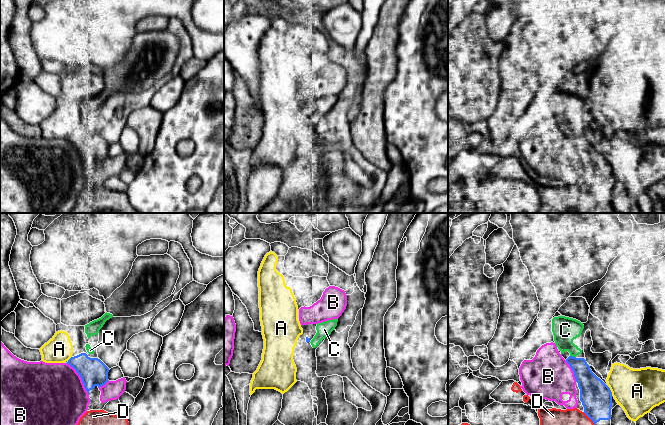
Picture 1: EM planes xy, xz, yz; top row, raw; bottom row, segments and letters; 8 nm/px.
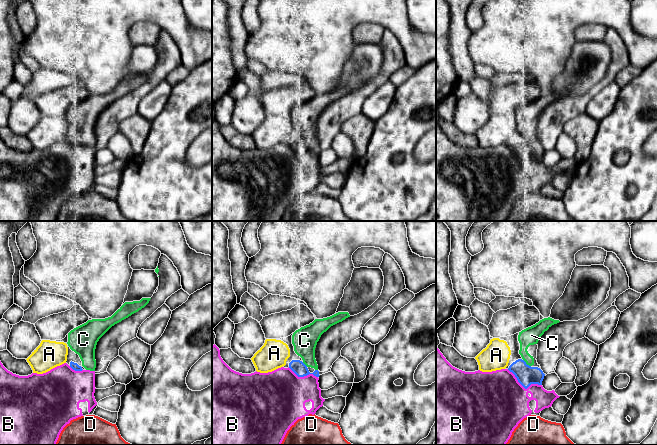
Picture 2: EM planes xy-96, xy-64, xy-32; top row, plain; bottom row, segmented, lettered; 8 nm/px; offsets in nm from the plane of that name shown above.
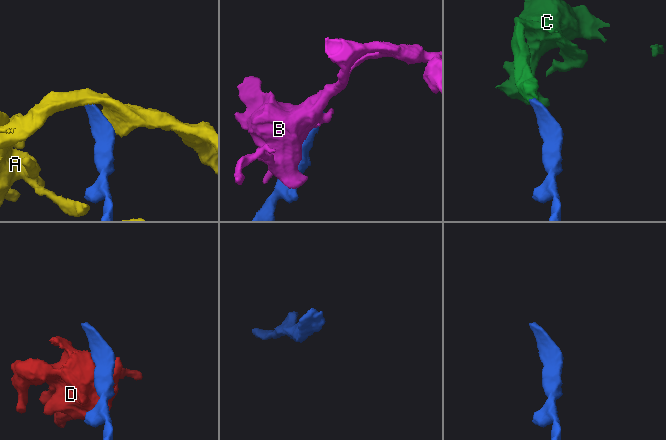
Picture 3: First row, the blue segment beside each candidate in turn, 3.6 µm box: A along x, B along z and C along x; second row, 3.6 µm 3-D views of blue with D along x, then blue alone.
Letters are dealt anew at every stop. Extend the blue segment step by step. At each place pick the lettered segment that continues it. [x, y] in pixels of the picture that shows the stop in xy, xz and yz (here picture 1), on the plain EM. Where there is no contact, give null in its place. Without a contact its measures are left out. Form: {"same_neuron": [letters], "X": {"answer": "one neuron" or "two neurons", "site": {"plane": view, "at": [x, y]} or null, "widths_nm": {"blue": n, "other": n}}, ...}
{"same_neuron": ["C"], "A": {"answer": "two neurons", "site": {"plane": "yz", "at": [611, 168]}, "widths_nm": {"blue": 260, "other": 360}}, "B": {"answer": "two neurons", "site": {"plane": "xy", "at": [81, 154]}, "widths_nm": {"blue": 220, "other": 480}}, "C": {"answer": "one neuron", "site": {"plane": "yz", "at": [572, 132]}, "widths_nm": {"blue": 170, "other": 200}}, "D": {"answer": "two neurons", "site": {"plane": "yz", "at": [590, 194]}, "widths_nm": {"blue": 260, "other": 440}}}

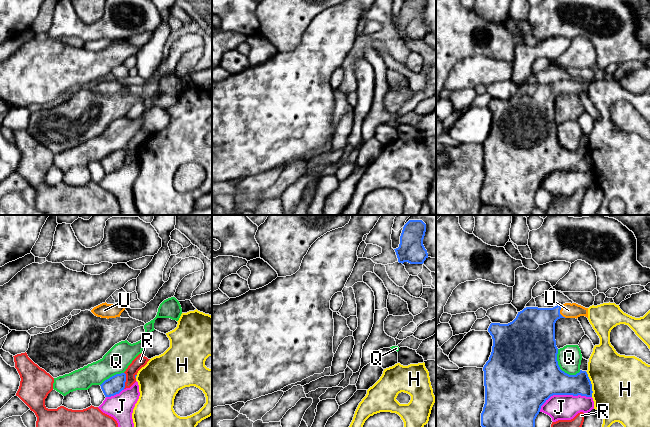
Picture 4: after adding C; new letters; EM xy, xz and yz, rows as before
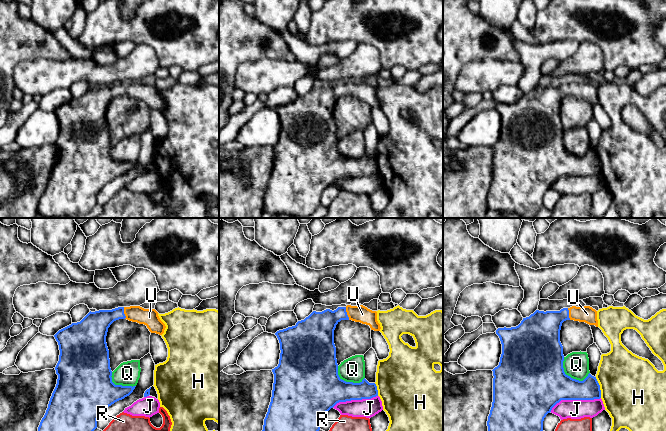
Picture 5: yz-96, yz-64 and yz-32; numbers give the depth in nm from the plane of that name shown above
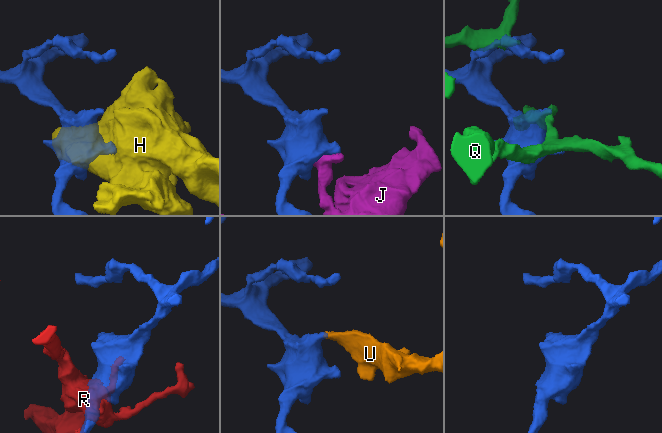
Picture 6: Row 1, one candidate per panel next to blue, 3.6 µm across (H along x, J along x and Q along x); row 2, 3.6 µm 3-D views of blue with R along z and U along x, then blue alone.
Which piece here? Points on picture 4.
{"same_neuron": ["U"], "H": {"answer": "two neurons", "site": {"plane": "yz", "at": [591, 160]}, "widths_nm": {"blue": 190, "other": 460}}, "J": {"answer": "two neurons", "site": {"plane": "yz", "at": [563, 170]}, "widths_nm": {"blue": 380, "other": 200}}, "Q": {"answer": "two neurons", "site": {"plane": "yz", "at": [559, 144]}, "widths_nm": {"blue": 500, "other": 200}}, "R": {"answer": "two neurons", "site": {"plane": "xy", "at": [125, 156]}, "widths_nm": {"blue": 150, "other": 100}}, "U": {"answer": "one neuron", "site": {"plane": "yz", "at": [559, 88]}, "widths_nm": {"blue": 340, "other": 120}}}

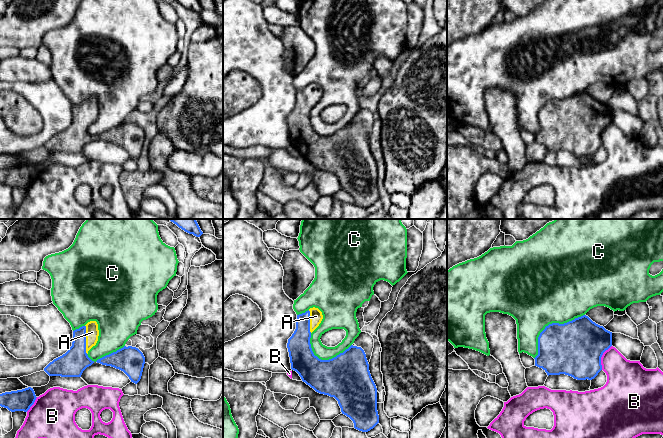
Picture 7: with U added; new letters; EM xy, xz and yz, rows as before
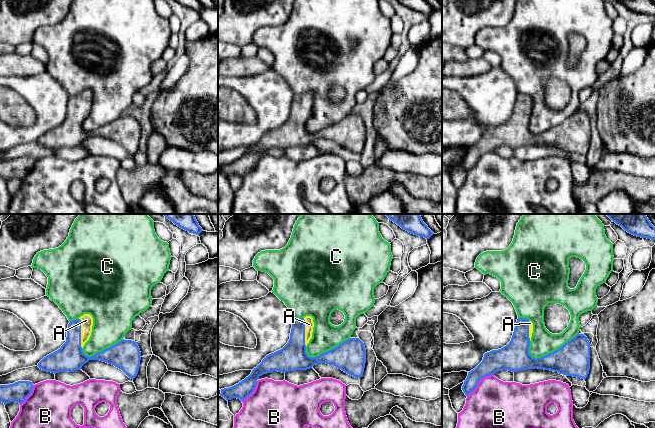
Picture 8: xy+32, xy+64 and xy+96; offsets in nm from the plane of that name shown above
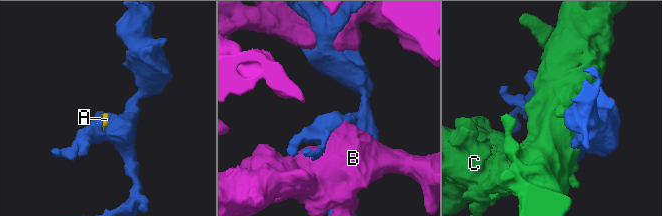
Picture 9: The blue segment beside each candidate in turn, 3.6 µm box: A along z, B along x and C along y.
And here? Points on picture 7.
{"same_neuron": ["A"], "A": {"answer": "one neuron", "site": {"plane": "xy", "at": [85, 115]}, "widths_nm": {"blue": 200, "other": 110}}, "B": {"answer": "two neurons", "site": {"plane": "yz", "at": [601, 132]}, "widths_nm": {"blue": 440, "other": 280}}, "C": {"answer": "two neurons", "site": {"plane": "yz", "at": [549, 100]}, "widths_nm": {"blue": 420, "other": 500}}}

